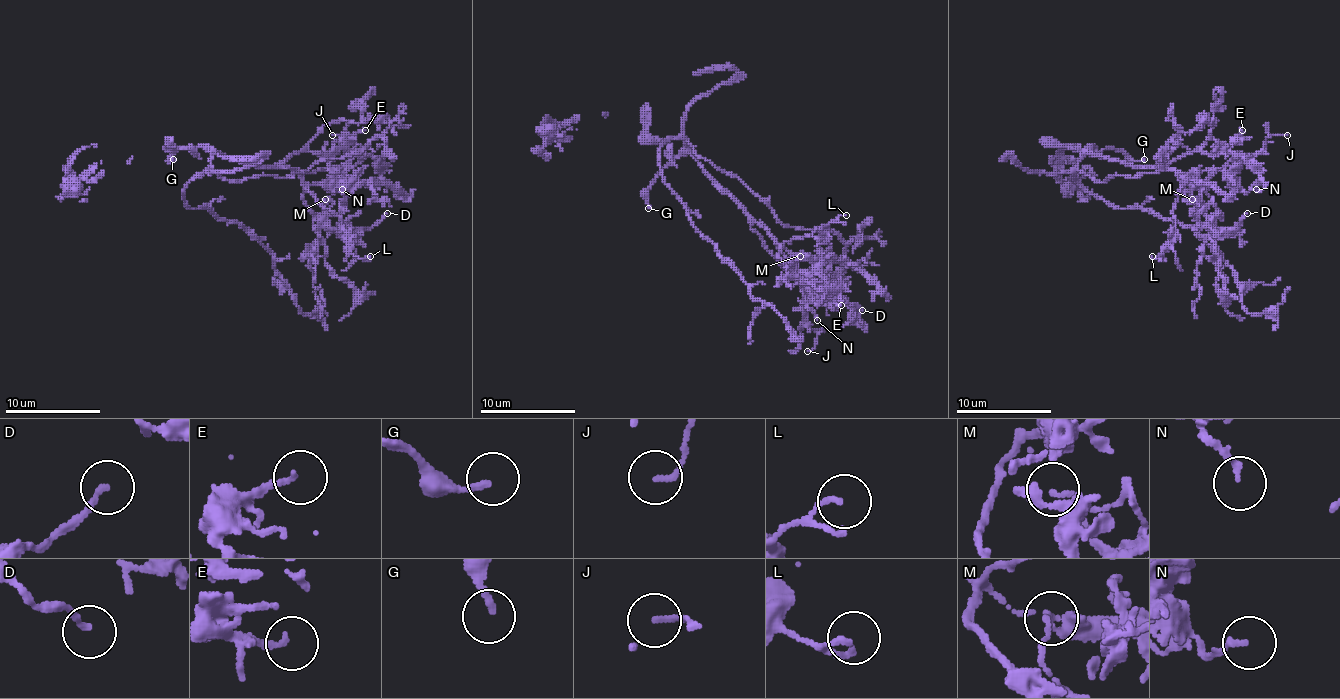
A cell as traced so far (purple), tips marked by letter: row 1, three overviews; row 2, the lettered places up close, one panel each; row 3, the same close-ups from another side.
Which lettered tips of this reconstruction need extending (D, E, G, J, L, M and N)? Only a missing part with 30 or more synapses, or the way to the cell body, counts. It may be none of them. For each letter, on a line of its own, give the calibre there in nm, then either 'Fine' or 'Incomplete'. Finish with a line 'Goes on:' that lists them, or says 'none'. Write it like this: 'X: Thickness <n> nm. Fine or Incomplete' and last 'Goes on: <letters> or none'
D: Thickness 170 nm. Fine
E: Thickness 160 nm. Fine
G: Thickness 180 nm. Incomplete
J: Thickness 150 nm. Fine
L: Thickness 130 nm. Fine
M: Thickness 130 nm. Fine
N: Thickness 160 nm. Fine
Goes on: G

